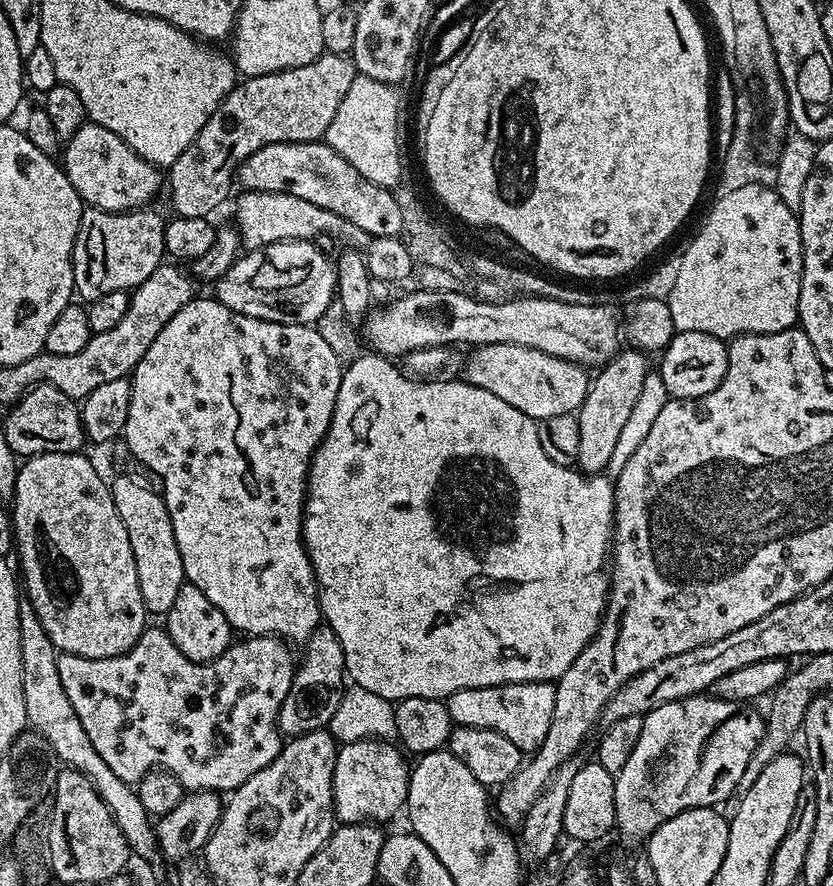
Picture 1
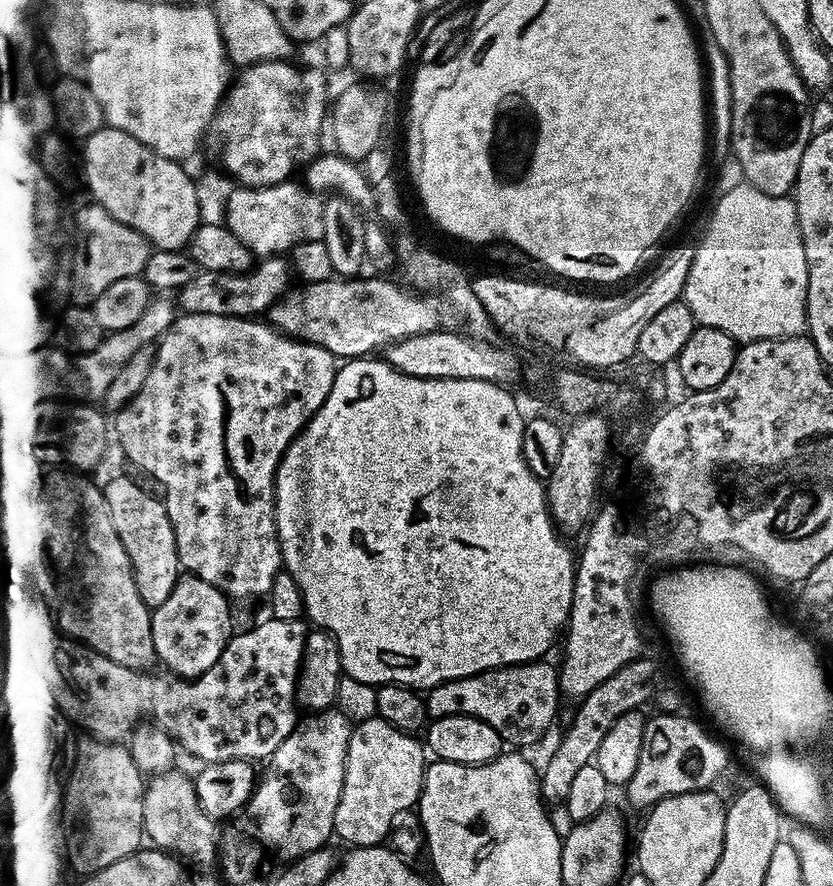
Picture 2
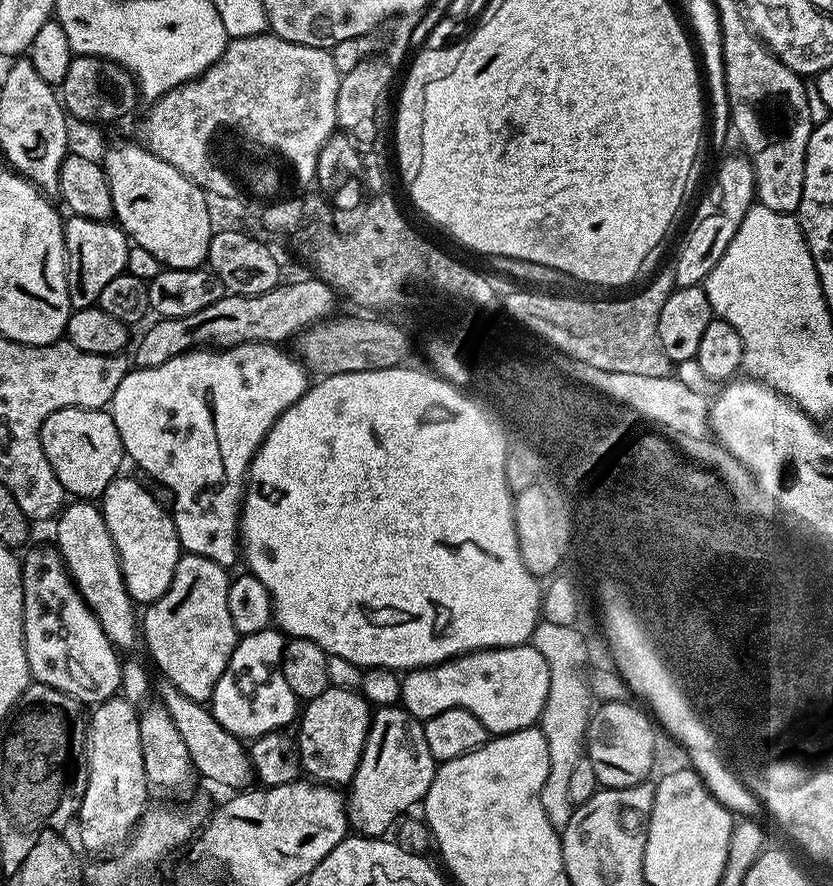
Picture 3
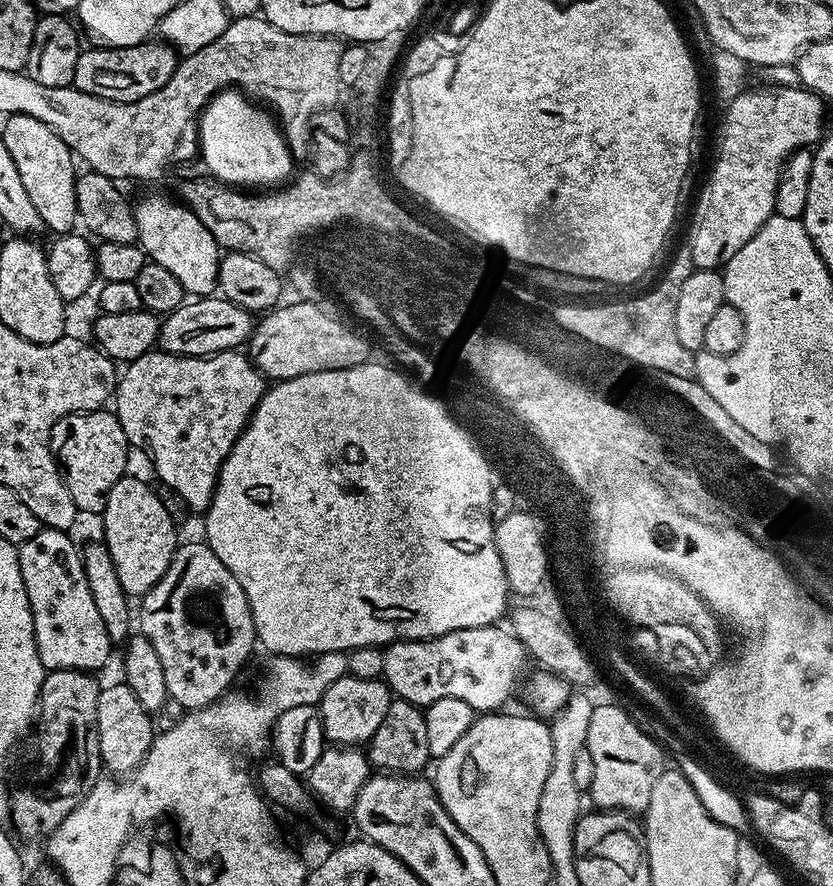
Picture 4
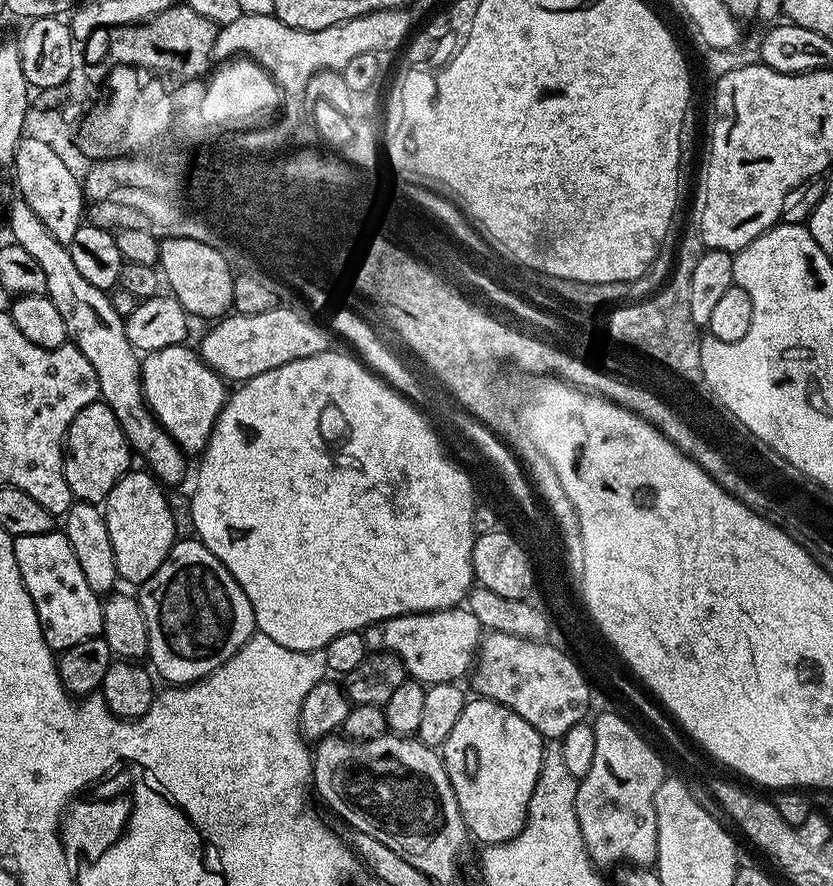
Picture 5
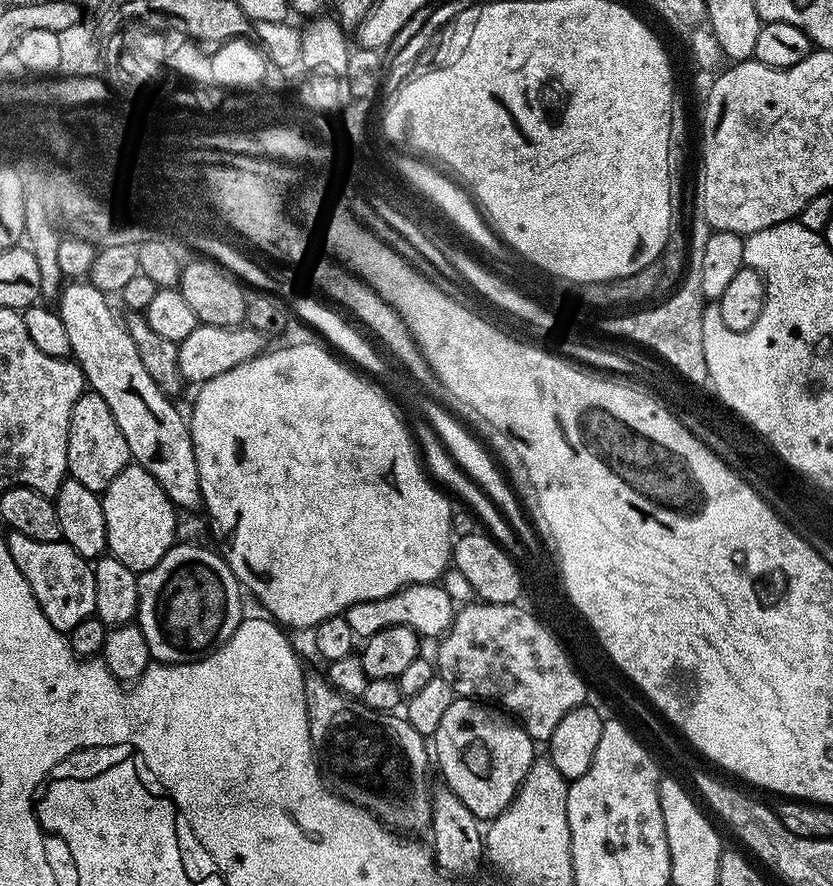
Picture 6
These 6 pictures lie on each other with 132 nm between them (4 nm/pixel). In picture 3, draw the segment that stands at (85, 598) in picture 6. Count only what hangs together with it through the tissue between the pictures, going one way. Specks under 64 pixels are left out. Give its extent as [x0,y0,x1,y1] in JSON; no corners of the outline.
[20,546,121,706]

